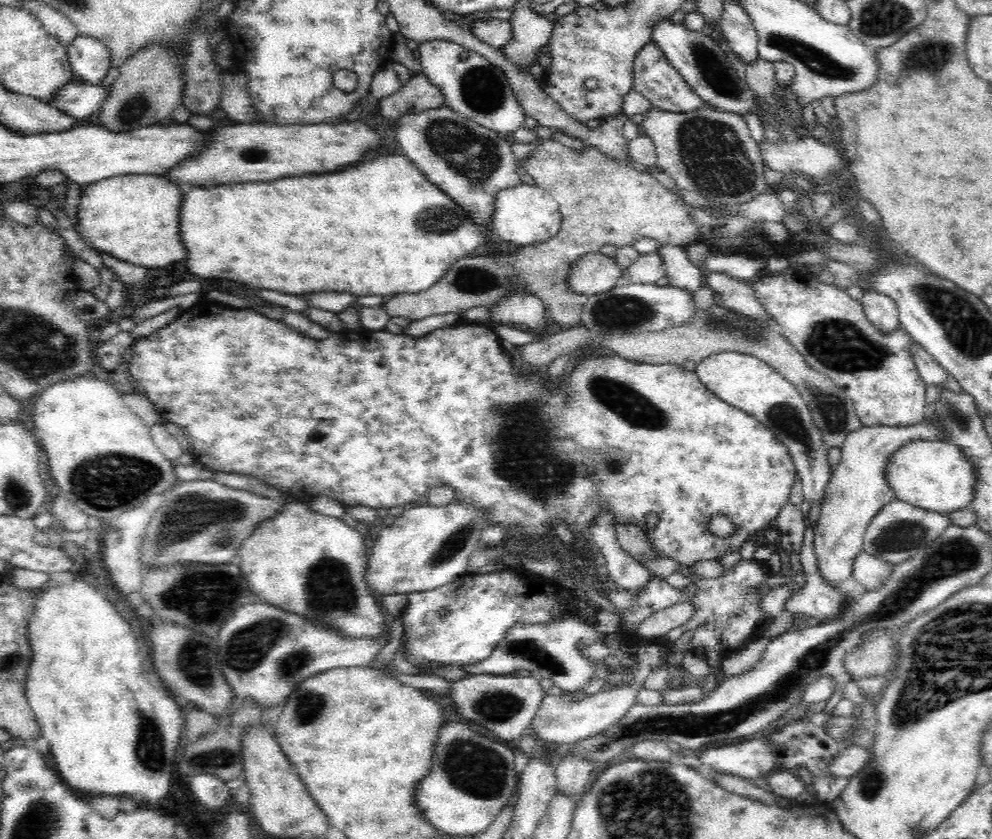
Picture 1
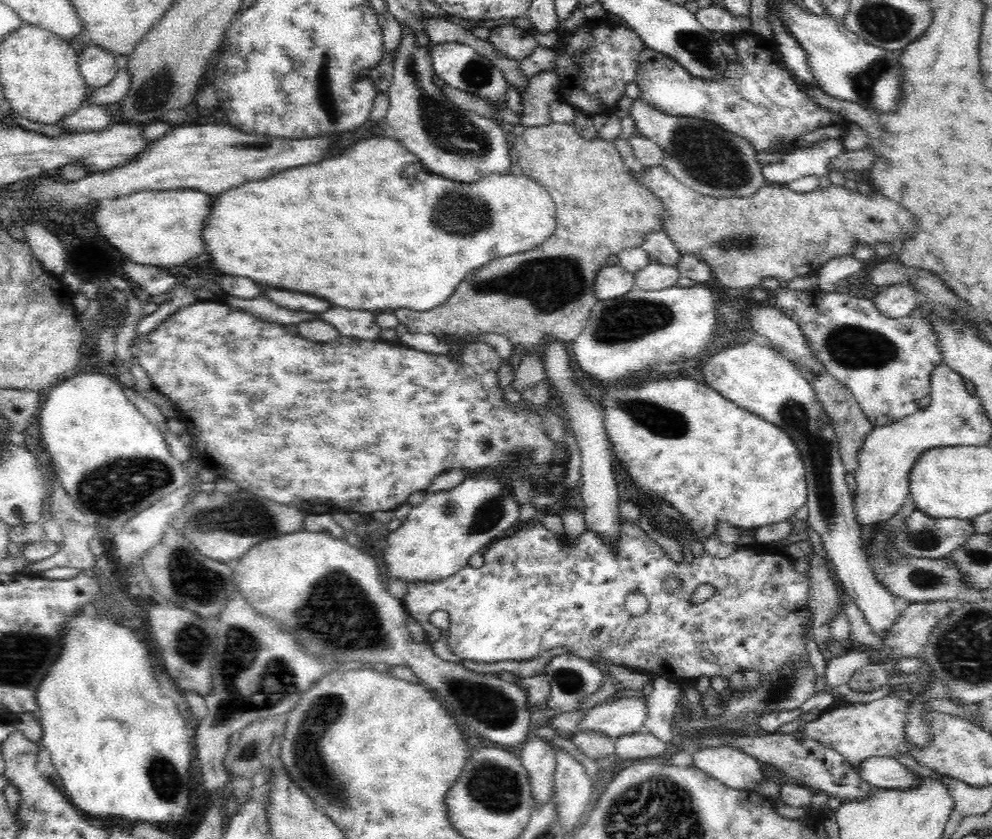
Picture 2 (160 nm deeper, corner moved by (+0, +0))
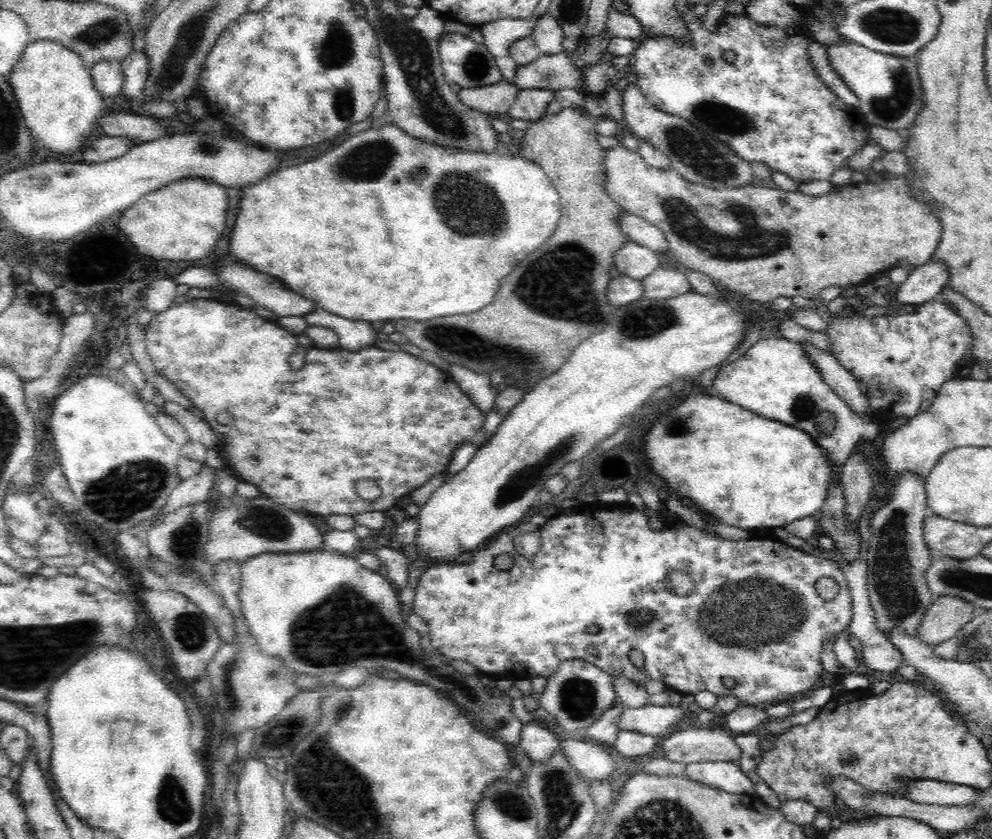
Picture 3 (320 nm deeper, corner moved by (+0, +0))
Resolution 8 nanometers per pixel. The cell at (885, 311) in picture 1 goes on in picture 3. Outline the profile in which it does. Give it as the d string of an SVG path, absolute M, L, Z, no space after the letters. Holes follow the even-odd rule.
M929 260L926 264L912 267L909 278L897 292L900 304L922 304L936 299L949 286L948 267L942 261Z

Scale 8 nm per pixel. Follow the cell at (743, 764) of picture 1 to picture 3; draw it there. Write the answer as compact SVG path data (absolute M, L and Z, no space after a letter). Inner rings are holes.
M734 762L691 763L685 769L685 776L694 782L713 786L724 792L740 795L755 795L754 775L745 774Z

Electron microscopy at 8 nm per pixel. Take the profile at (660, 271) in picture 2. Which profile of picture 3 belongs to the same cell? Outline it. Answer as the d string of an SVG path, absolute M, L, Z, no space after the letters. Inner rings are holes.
M660 266L641 281L645 289L643 298L648 300L666 300L691 292L687 276L671 267Z

